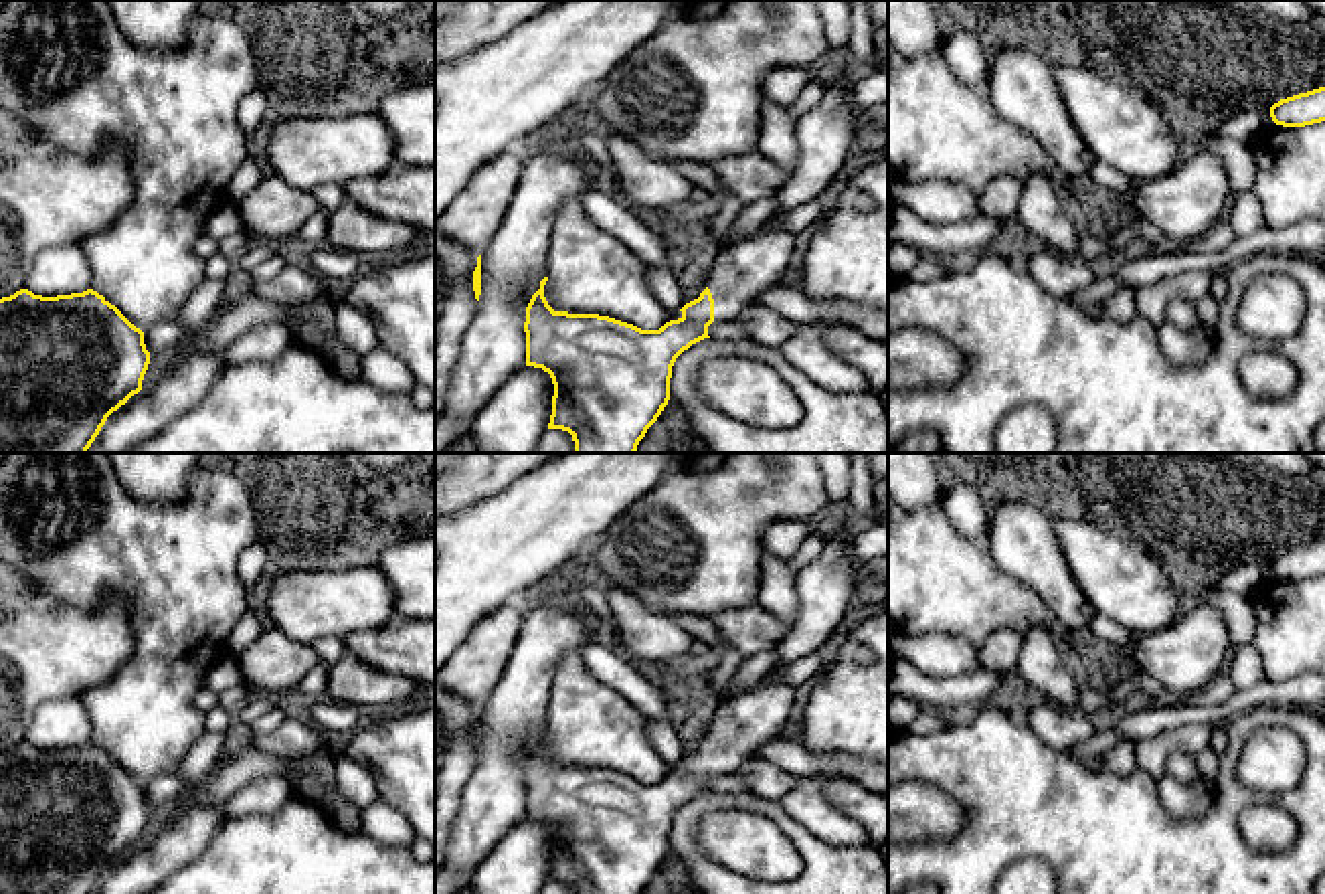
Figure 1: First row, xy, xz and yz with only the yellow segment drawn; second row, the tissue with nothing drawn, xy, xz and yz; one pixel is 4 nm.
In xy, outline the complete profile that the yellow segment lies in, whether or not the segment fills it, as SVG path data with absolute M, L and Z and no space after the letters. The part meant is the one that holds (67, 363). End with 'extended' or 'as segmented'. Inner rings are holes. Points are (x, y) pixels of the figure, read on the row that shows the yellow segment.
M20 289L0 299L0 453L87 453L107 417L142 390L150 364L144 332L93 289L42 297Z; as segmented

